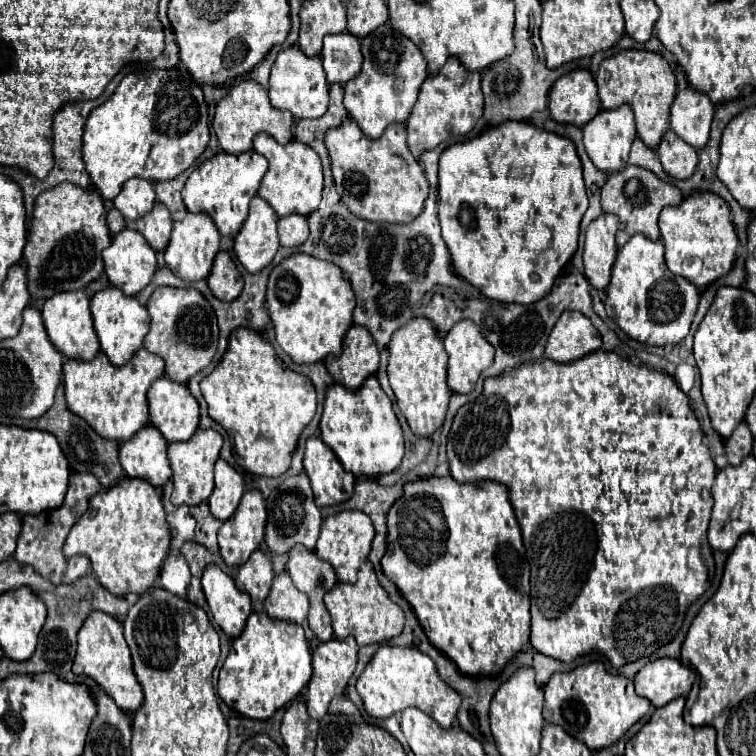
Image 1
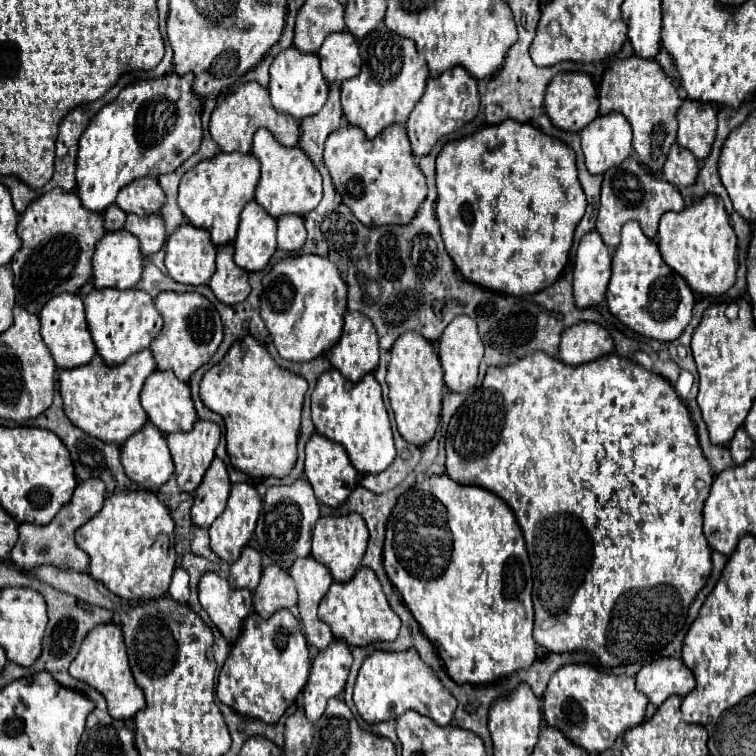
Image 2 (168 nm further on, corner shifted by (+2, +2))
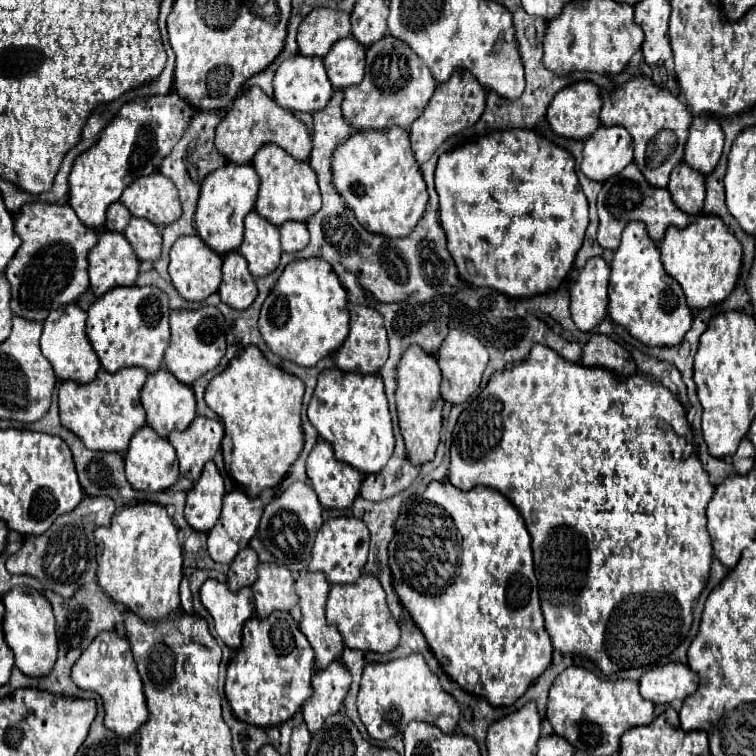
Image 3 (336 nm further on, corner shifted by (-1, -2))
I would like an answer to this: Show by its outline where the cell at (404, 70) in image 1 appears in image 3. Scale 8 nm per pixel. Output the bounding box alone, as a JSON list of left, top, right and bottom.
[343,35,435,131]

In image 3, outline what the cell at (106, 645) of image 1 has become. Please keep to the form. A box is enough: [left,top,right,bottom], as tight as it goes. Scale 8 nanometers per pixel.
[71,631,147,739]

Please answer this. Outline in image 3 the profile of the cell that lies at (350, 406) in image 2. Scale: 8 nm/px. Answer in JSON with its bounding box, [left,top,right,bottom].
[307,367,395,475]

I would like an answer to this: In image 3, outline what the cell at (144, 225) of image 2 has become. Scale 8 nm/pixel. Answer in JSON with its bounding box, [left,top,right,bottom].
[123,217,161,261]

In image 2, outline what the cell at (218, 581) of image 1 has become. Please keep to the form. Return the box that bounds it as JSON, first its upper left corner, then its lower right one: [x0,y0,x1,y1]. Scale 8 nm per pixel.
[198,571,252,643]

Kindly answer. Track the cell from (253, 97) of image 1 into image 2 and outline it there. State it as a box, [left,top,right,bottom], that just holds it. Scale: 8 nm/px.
[210,81,298,153]

